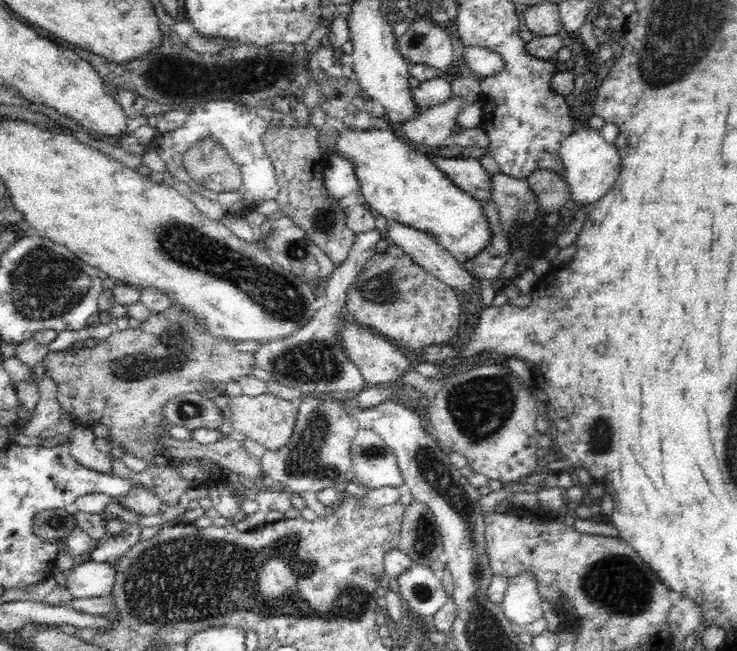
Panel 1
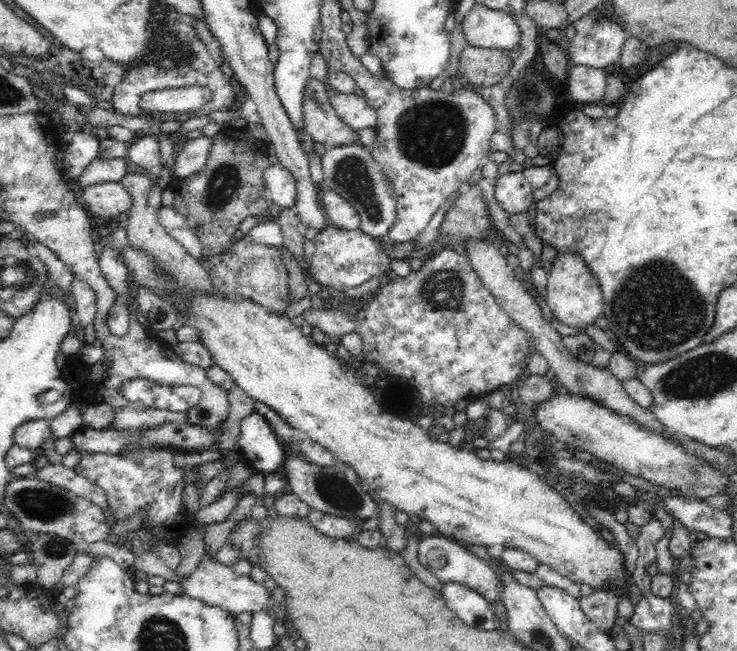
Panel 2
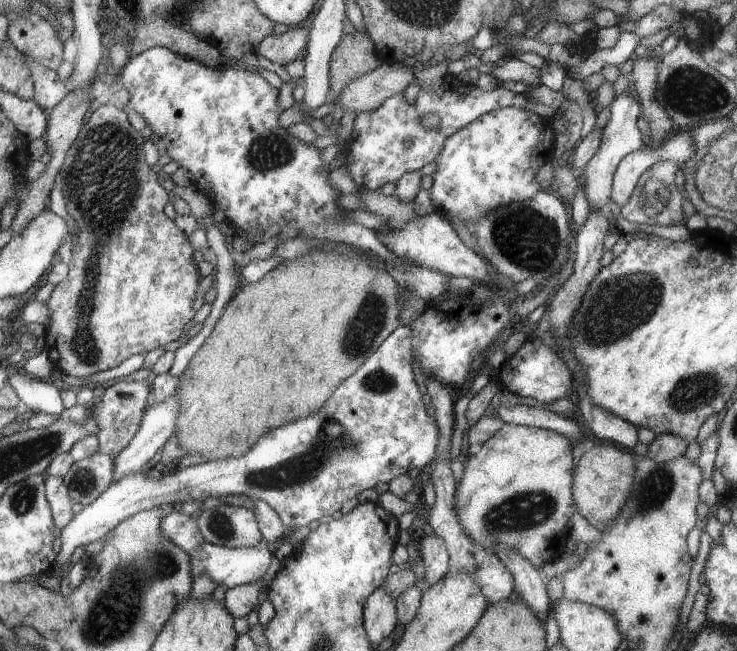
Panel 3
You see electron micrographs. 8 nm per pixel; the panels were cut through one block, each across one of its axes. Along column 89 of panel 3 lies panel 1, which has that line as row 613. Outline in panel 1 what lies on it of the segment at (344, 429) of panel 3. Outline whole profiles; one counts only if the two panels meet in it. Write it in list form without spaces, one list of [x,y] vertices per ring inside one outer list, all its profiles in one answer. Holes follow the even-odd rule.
[[[522,572],[510,579],[505,596],[500,603],[504,615],[524,628],[543,618],[547,609],[538,593],[538,579],[533,572]]]

